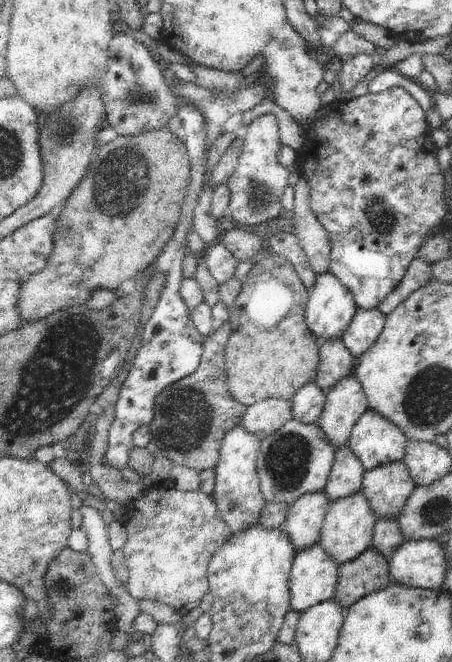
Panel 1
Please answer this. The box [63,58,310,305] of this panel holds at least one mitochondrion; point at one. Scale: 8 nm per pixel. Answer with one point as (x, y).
(122, 169)

